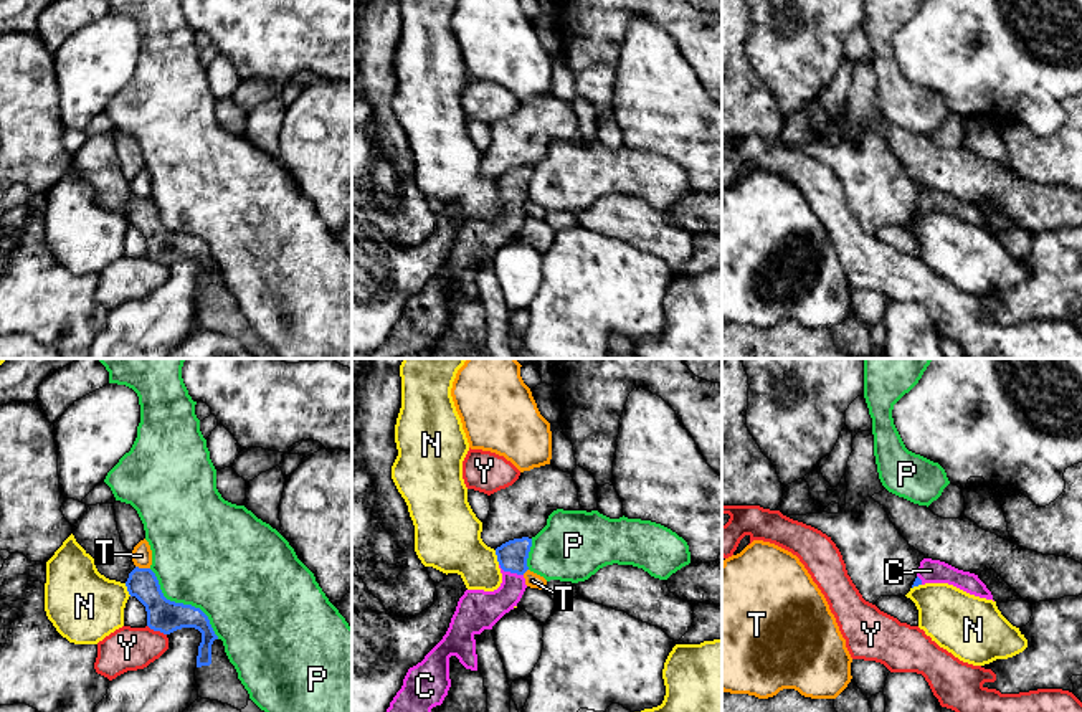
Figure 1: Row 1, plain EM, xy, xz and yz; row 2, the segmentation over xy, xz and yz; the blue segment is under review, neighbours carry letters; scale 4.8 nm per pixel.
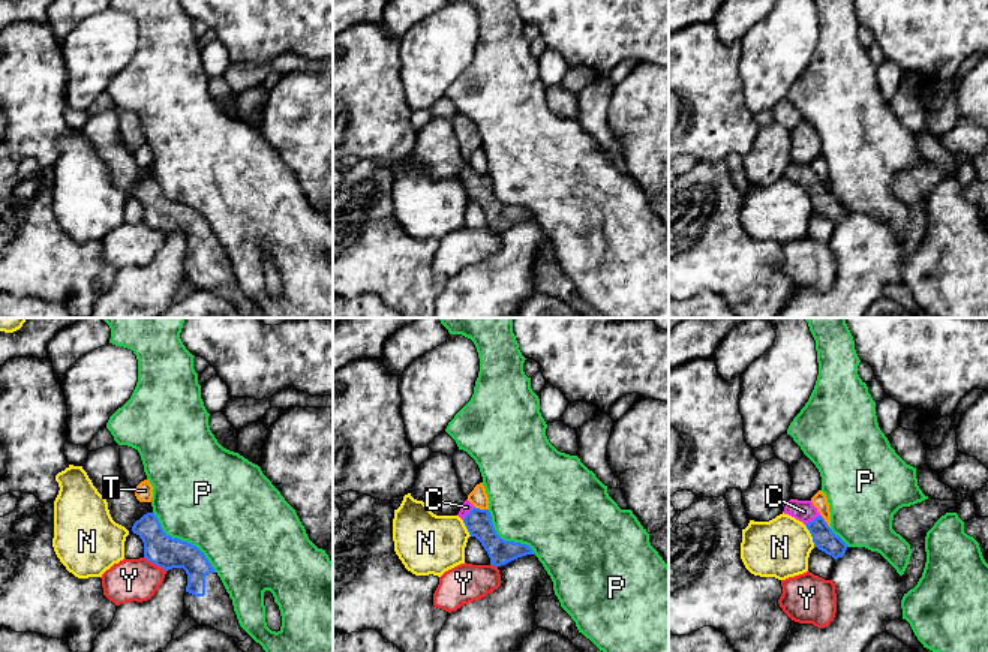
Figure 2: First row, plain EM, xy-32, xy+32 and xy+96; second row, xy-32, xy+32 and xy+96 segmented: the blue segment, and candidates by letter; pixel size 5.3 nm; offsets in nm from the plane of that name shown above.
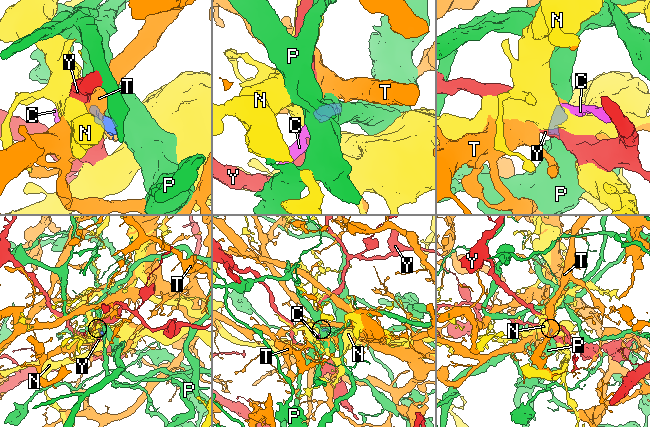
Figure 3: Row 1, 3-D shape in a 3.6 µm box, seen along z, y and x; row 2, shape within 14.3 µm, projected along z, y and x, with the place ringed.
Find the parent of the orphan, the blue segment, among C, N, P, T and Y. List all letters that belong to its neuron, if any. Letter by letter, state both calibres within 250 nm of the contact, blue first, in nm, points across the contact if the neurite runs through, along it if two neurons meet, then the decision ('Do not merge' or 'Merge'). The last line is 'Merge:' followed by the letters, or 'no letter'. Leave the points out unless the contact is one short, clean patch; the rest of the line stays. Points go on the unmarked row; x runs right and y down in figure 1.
C: Thickness 150 nm (blue) against 200 nm. Path across: xz (512, 185), (511, 202), (511, 215), (478, 240). Merge
N: Thickness 150 nm (blue) against 300 nm. Boundary: xz (494, 180), (499, 194). Do not merge
P: Thickness 160 nm (blue) against 480 nm. Do not merge
T: Thickness 160 nm (blue) against 100 nm. Boundary: xy (136, 195), (149, 199). Do not merge
Y: Thickness 160 nm (blue) against 220 nm. Boundary: xy (147, 255), (166, 265). Do not merge
Merge: C

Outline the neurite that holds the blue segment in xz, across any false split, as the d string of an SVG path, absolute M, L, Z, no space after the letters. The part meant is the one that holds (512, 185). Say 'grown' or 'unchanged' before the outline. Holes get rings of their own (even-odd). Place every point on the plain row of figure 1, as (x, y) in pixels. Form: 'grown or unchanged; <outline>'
grown; M514 169L496 178L502 213L494 221L466 220L459 228L449 258L443 269L425 286L421 292L410 297L401 319L396 322L387 342L378 347L372 358L401 358L406 354L425 355L429 350L431 339L441 335L451 317L449 287L456 286L459 292L471 301L477 301L476 264L492 256L520 231L527 215L524 203L529 200L527 188L532 169Z

